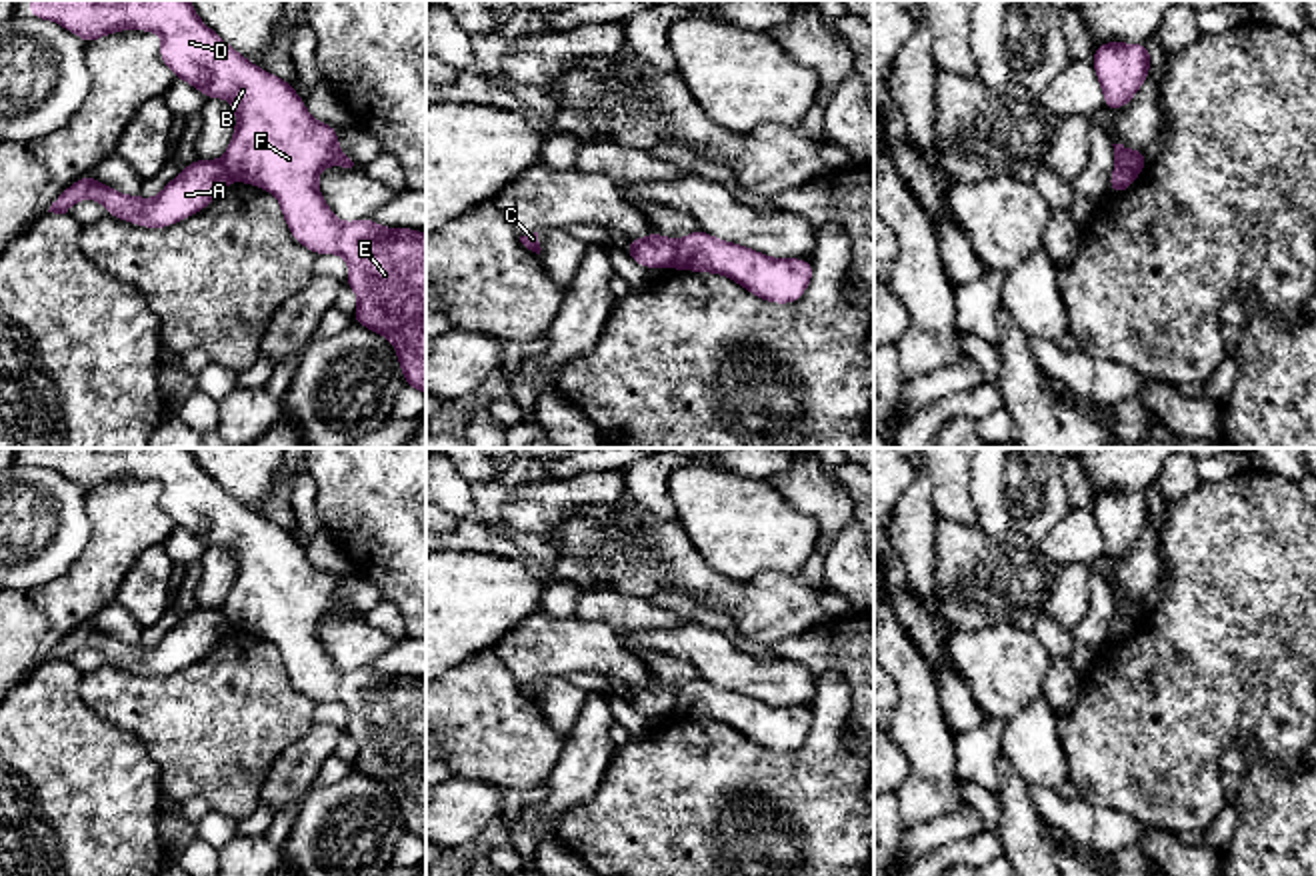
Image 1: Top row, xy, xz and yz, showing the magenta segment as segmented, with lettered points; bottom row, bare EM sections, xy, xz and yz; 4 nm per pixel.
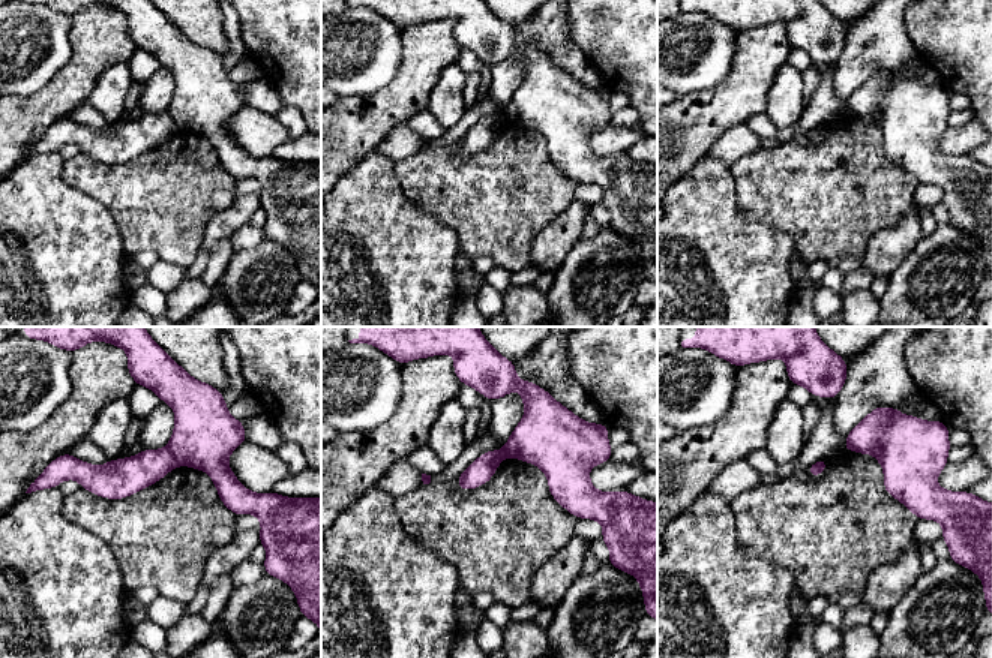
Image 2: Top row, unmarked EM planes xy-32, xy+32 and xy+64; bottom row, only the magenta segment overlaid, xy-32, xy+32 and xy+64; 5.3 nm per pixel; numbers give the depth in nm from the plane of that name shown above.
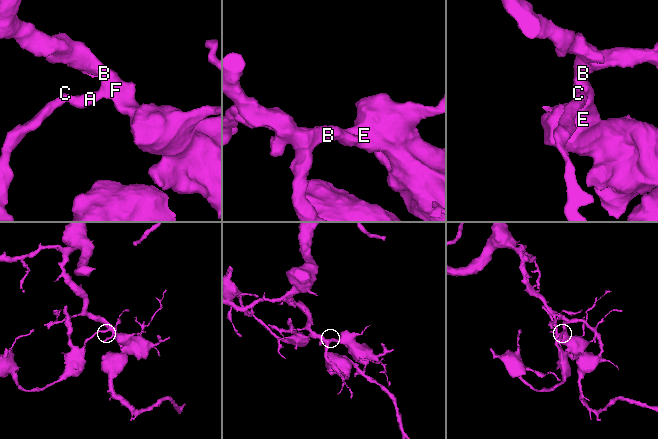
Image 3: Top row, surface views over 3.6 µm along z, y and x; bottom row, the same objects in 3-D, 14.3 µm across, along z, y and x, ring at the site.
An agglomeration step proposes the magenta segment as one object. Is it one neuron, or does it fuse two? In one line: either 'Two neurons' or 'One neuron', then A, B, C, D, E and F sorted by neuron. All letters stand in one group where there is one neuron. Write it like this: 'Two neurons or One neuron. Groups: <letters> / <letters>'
Two neurons. Groups: A C / B D E F

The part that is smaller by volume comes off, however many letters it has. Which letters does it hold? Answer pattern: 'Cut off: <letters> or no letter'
Cut off: A, C

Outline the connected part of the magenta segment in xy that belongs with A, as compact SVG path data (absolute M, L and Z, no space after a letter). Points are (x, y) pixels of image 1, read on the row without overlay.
M194 608L158 644L146 648L140 642L126 644L88 622L68 634L48 660L66 662L76 650L94 646L110 664L144 676L166 676L204 658L230 630L220 608Z

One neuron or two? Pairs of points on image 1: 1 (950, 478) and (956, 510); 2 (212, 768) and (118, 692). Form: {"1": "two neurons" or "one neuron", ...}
{"1": "one neuron", "2": "one neuron"}

